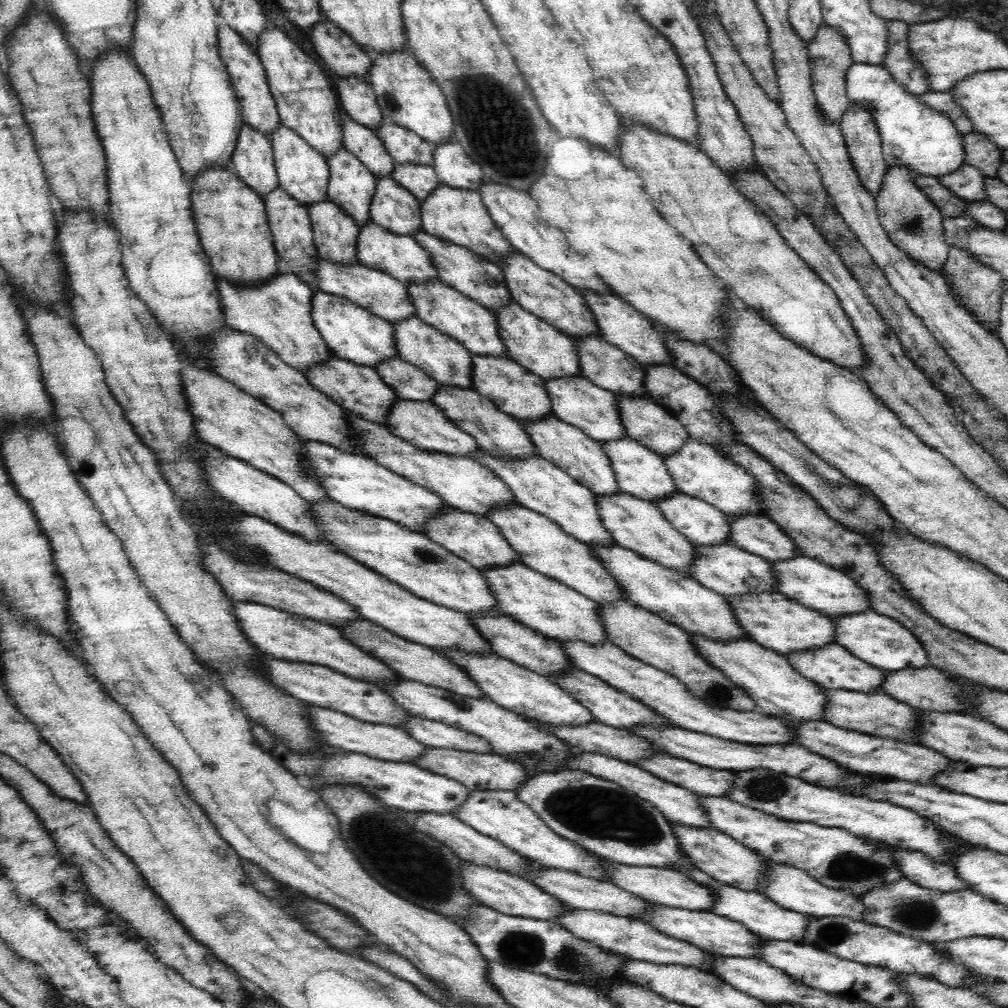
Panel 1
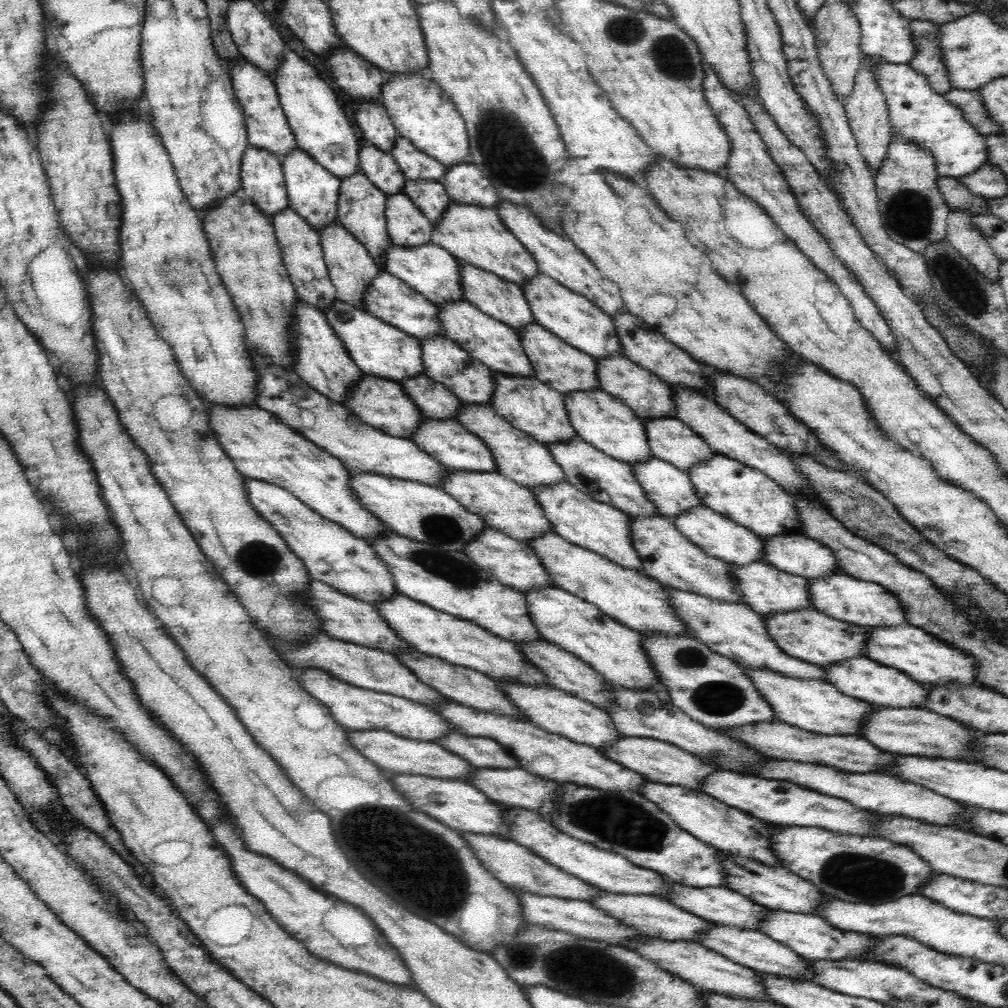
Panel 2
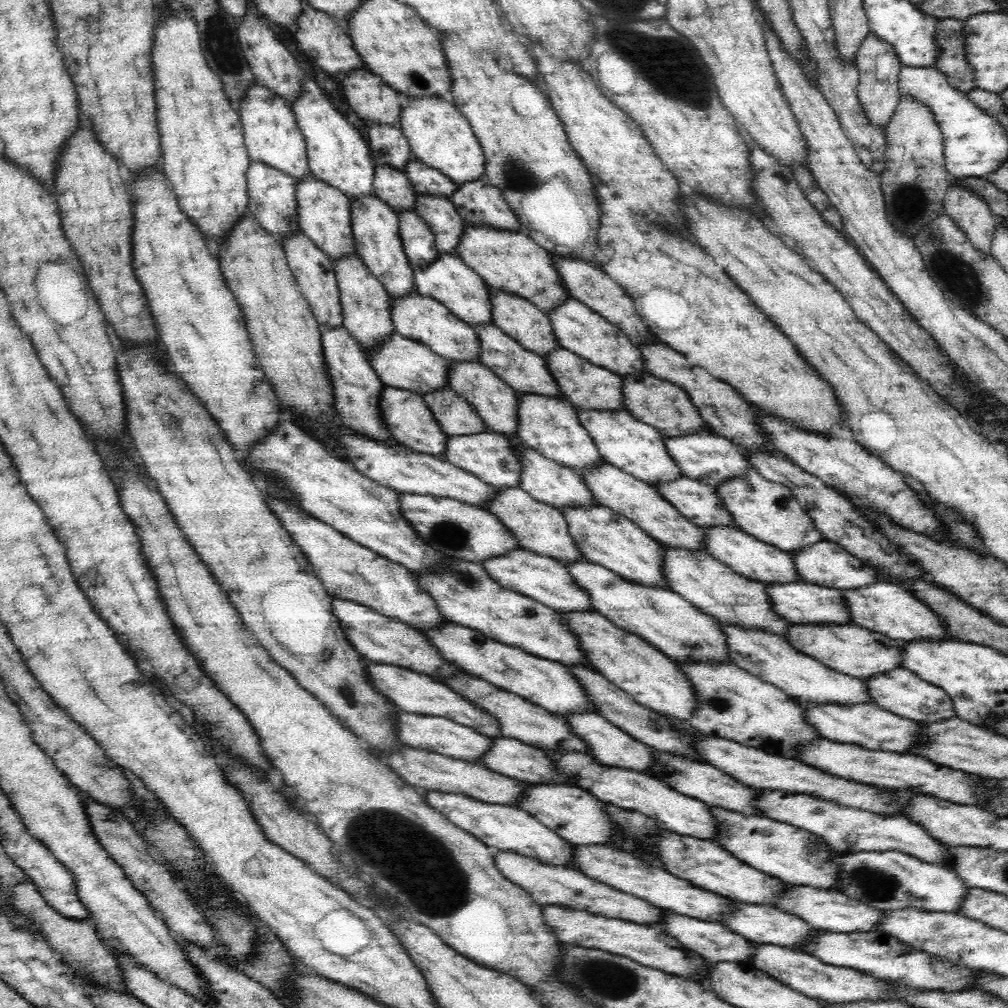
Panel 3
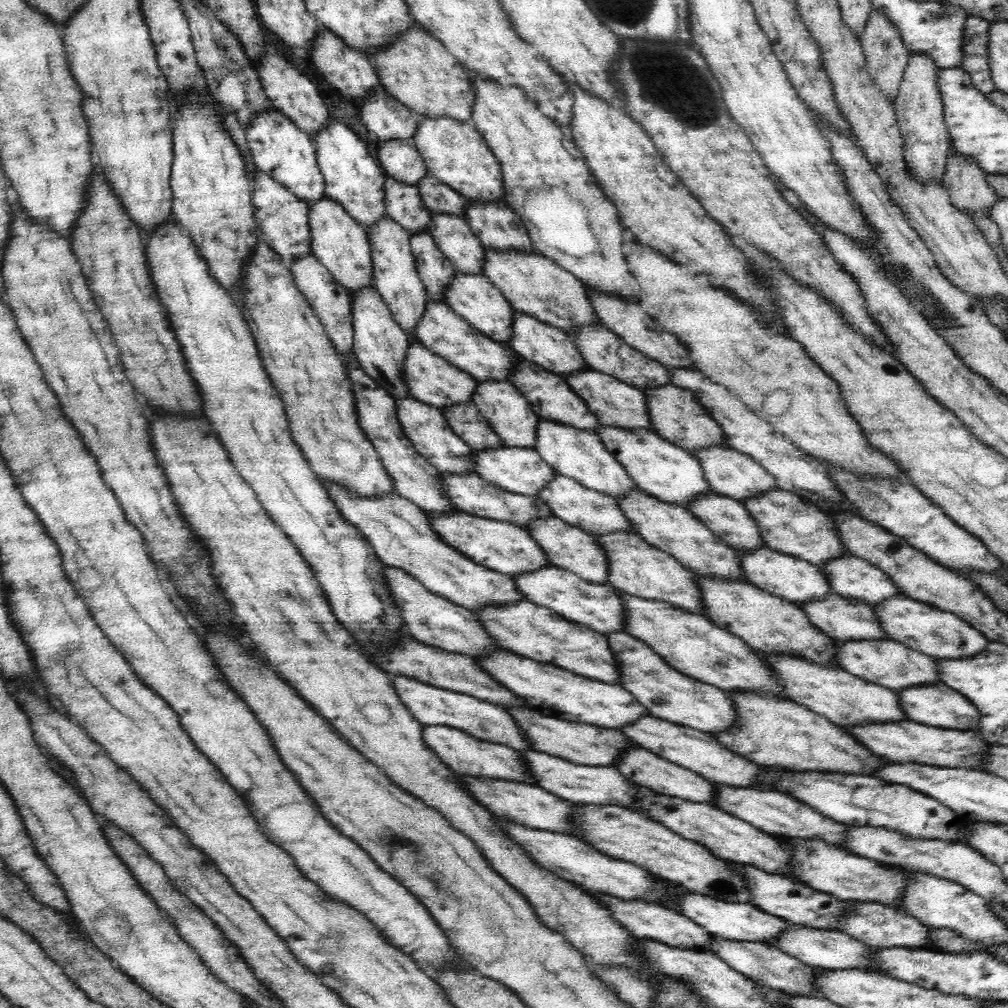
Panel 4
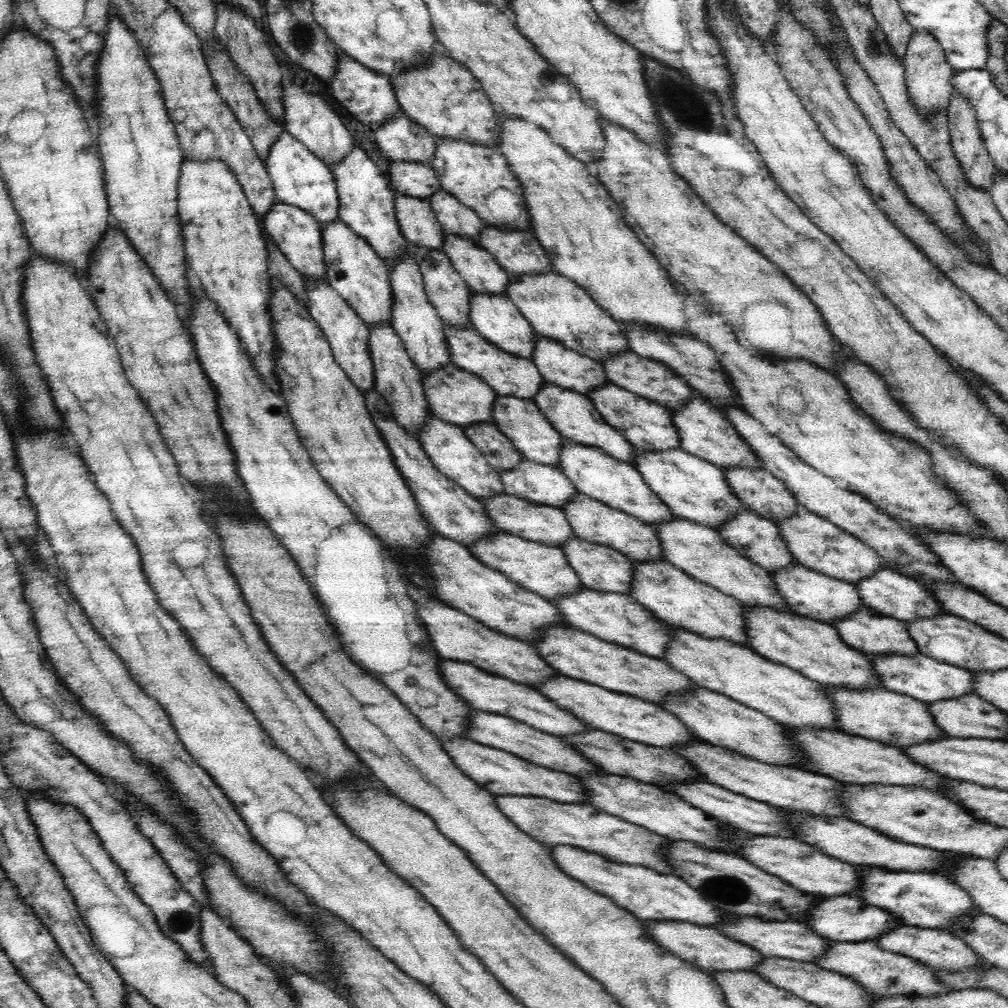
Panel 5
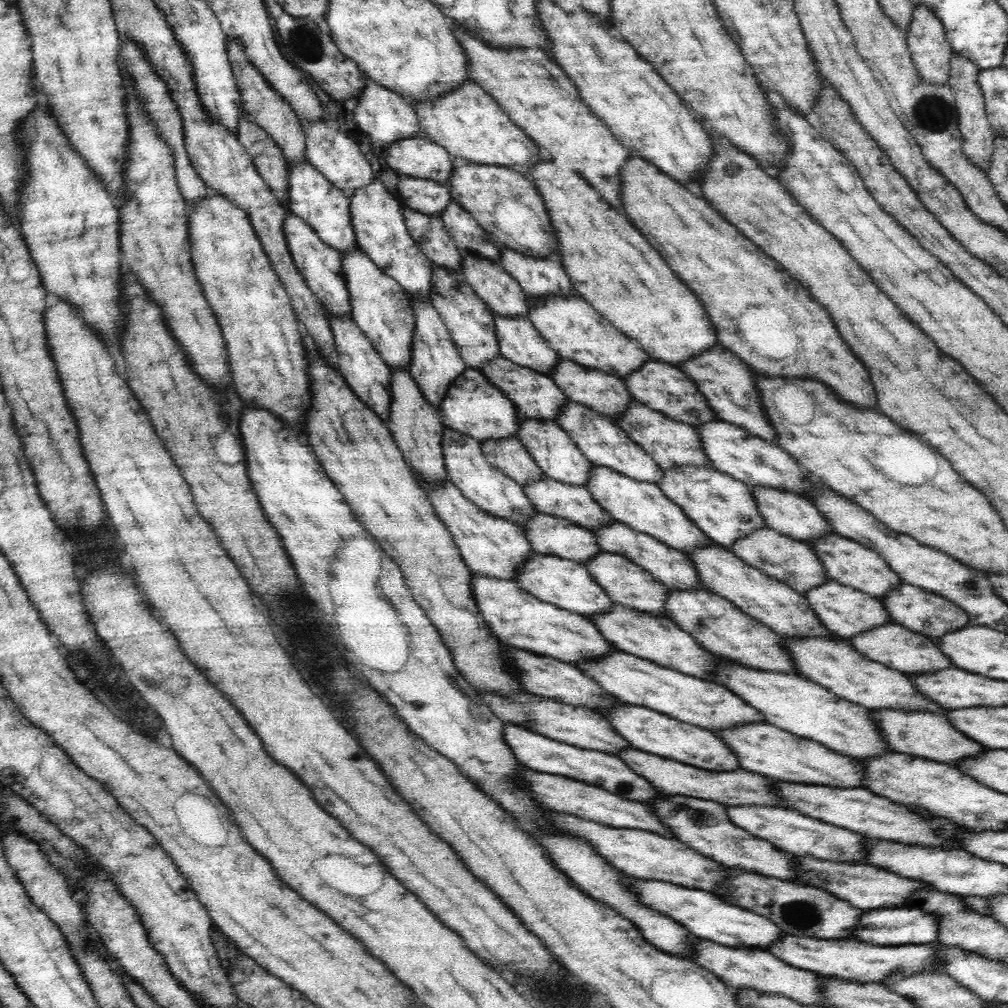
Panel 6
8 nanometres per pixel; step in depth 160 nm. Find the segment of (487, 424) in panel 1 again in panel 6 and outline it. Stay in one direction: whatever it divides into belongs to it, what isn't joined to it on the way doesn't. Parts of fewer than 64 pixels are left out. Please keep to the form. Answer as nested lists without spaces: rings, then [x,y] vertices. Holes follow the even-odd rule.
[[[614,521],[611,525],[595,532],[602,551],[620,554],[637,566],[648,571],[658,582],[672,591],[695,591],[706,589],[705,584],[698,578],[694,563],[686,554],[666,546],[664,543],[642,533],[634,532],[628,525]]]

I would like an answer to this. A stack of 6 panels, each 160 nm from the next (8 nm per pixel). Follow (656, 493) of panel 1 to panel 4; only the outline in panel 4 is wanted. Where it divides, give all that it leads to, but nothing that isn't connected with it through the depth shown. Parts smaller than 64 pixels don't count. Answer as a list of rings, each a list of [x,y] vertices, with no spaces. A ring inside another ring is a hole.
[[[716,493],[700,495],[690,506],[689,510],[702,521],[716,536],[719,536],[728,546],[736,551],[748,554],[748,551],[767,548],[760,534],[756,521],[749,514],[742,502]]]

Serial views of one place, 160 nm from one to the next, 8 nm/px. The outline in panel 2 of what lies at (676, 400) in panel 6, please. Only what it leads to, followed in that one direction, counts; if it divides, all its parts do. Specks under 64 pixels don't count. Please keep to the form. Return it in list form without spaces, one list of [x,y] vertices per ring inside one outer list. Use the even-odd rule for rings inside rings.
[[[540,273],[532,282],[526,283],[522,290],[536,323],[548,329],[569,346],[588,354],[596,362],[625,357],[626,350],[622,349],[614,320],[582,294],[568,290],[544,273]]]

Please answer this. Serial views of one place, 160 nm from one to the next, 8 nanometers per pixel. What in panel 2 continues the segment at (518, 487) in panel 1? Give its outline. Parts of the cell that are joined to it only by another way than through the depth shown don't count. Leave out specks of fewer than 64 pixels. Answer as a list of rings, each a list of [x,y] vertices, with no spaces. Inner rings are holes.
[[[562,481],[547,487],[536,487],[531,492],[536,495],[546,518],[552,523],[555,533],[565,541],[600,554],[603,558],[628,570],[644,572],[644,563],[638,557],[633,545],[629,514],[608,503],[596,502],[580,492],[569,481]]]

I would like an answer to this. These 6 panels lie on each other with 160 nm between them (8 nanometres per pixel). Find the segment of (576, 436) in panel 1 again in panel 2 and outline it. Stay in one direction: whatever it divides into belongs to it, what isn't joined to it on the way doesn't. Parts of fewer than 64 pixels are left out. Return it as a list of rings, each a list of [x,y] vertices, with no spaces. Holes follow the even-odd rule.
[[[579,436],[571,441],[551,444],[549,451],[565,472],[565,478],[569,483],[596,502],[608,503],[629,514],[630,517],[662,515],[657,512],[654,503],[648,500],[632,466],[628,463],[617,461],[606,455],[588,442],[584,442]]]

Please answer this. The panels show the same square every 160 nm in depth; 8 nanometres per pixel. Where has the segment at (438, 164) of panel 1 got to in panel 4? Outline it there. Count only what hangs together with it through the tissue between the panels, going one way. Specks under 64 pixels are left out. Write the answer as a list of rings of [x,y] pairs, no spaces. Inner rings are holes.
[[[467,202],[465,216],[485,250],[536,253],[523,220],[507,204]]]

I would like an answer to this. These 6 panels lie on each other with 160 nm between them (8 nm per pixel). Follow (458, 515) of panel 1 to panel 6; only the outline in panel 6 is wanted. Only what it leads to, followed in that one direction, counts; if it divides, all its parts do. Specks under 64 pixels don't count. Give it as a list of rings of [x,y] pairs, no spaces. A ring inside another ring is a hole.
[[[614,603],[607,613],[598,613],[591,618],[591,621],[618,651],[643,658],[658,666],[668,667],[670,670],[680,671],[685,675],[692,675],[700,680],[718,683],[719,657],[700,646],[691,634],[682,630],[668,616],[656,617],[642,614],[642,611]]]

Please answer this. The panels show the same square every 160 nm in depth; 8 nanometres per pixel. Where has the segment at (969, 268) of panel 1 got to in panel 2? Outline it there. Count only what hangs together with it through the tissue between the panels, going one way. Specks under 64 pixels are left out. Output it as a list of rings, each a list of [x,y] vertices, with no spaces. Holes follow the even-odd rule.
[[[950,210],[947,218],[947,240],[982,277],[999,281],[1000,259],[994,254],[987,238],[973,223],[976,214],[967,210]]]

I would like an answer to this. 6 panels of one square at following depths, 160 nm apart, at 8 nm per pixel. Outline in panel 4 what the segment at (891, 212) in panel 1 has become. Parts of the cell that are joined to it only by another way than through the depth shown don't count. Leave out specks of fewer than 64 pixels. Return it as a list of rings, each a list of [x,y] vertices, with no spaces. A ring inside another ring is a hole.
[[[909,53],[903,80],[893,100],[897,125],[904,139],[904,158],[911,176],[920,182],[941,182],[948,160],[950,135],[944,118],[944,105],[939,87],[939,70],[931,56]]]

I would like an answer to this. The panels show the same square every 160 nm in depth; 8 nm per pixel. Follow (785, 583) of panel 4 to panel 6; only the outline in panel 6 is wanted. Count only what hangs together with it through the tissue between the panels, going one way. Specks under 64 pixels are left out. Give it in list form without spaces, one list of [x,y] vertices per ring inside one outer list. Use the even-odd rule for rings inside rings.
[[[826,581],[822,586],[813,588],[805,594],[818,620],[832,633],[842,639],[851,639],[876,627],[894,623],[882,600],[875,599],[864,591],[841,585],[836,581]]]

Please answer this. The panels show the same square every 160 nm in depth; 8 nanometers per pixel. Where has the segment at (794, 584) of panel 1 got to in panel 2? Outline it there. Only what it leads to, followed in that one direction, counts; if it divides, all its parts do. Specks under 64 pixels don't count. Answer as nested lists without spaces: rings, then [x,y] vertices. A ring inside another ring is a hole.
[[[836,573],[824,578],[810,579],[809,599],[817,611],[836,618],[836,620],[870,629],[908,623],[905,608],[891,592],[887,592],[883,586],[875,582],[866,582],[850,575]]]

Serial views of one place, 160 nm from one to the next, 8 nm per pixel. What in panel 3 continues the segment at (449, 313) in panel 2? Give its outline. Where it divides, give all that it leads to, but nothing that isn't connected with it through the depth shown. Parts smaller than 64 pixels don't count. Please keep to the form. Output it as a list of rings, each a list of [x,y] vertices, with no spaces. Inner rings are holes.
[[[493,324],[478,326],[475,331],[480,338],[480,349],[482,349],[480,359],[482,359],[482,364],[493,370],[498,378],[507,382],[508,386],[511,386],[518,395],[536,394],[568,401],[567,396],[563,396],[559,391],[559,386],[548,370],[547,362],[543,358],[521,348],[516,340],[504,334],[502,329]]]

